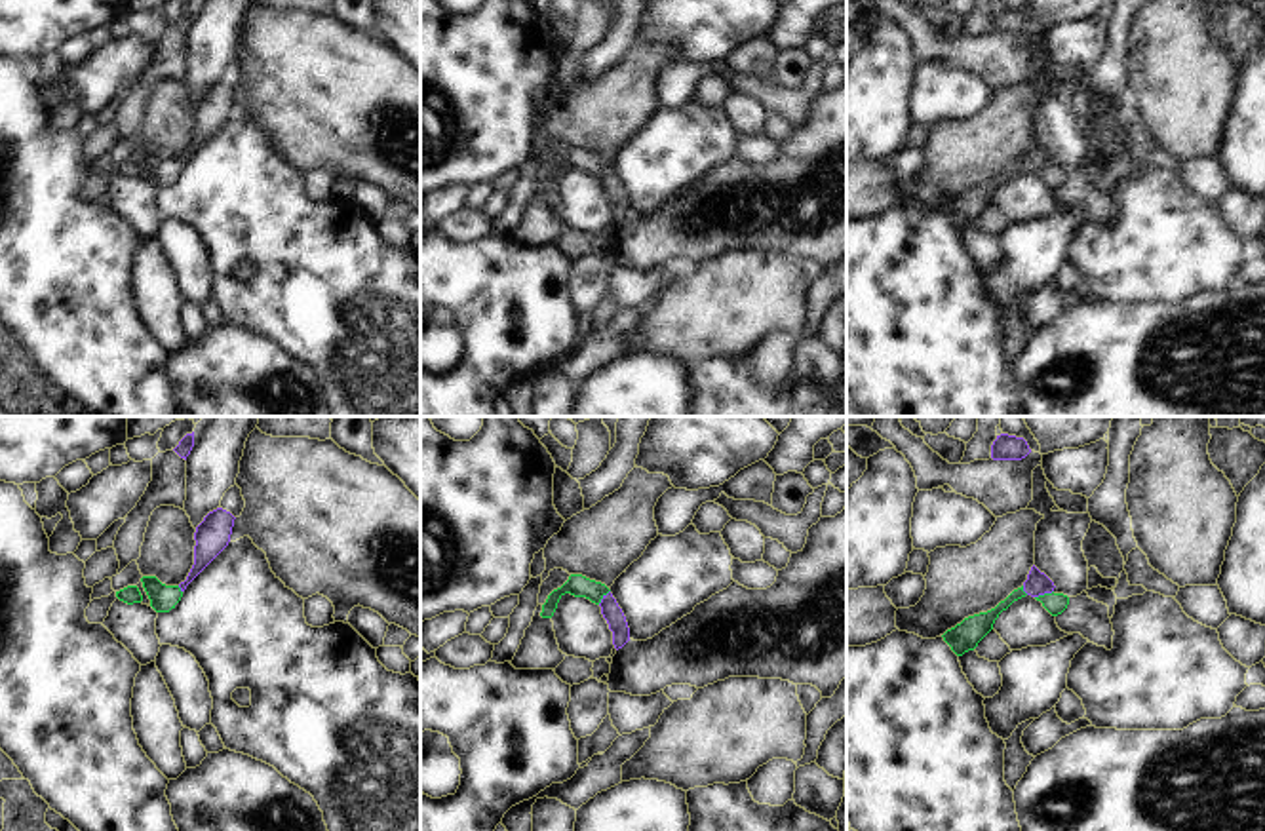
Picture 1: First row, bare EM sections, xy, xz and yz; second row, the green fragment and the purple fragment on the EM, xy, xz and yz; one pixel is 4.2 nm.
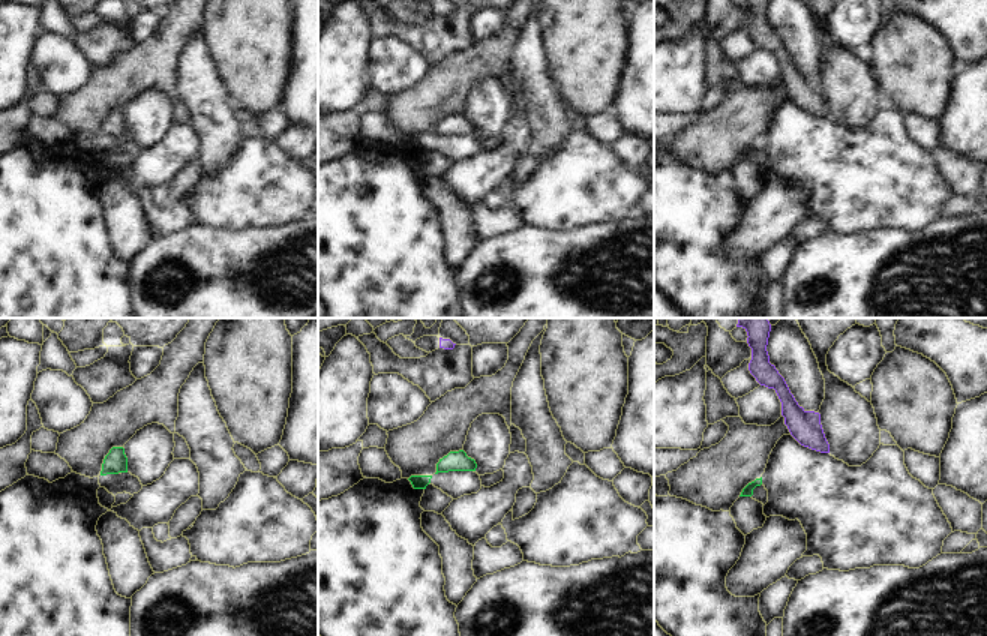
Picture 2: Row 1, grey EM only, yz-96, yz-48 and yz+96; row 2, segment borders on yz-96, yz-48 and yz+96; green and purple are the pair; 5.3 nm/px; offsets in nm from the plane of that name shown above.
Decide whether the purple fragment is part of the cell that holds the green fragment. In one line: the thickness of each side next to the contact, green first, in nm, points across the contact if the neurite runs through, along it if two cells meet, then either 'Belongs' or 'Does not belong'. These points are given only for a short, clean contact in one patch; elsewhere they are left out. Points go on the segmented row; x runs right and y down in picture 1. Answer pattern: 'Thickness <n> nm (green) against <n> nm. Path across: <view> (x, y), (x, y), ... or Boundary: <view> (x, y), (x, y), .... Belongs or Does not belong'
Thickness 90 nm (green) against 100 nm. Boundary: yz (1052, 590), (1035, 598). Does not belong.

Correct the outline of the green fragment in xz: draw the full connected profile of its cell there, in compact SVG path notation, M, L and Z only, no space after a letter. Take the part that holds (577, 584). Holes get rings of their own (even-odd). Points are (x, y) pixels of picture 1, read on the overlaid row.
M571 574L569 580L567 580L561 588L554 589L554 591L548 595L546 603L542 605L540 616L542 616L542 618L552 618L554 612L555 612L555 609L557 609L559 599L561 599L565 593L571 593L571 595L574 595L574 597L586 597L586 599L590 599L592 603L599 605L601 599L603 599L609 591L611 591L611 589L609 589L605 584L601 584L601 582L590 580L590 578L582 576L582 574Z

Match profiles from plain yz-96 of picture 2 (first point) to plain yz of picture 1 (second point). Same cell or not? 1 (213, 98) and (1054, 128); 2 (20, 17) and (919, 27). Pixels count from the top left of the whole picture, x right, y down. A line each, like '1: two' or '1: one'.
1: two
2: two

